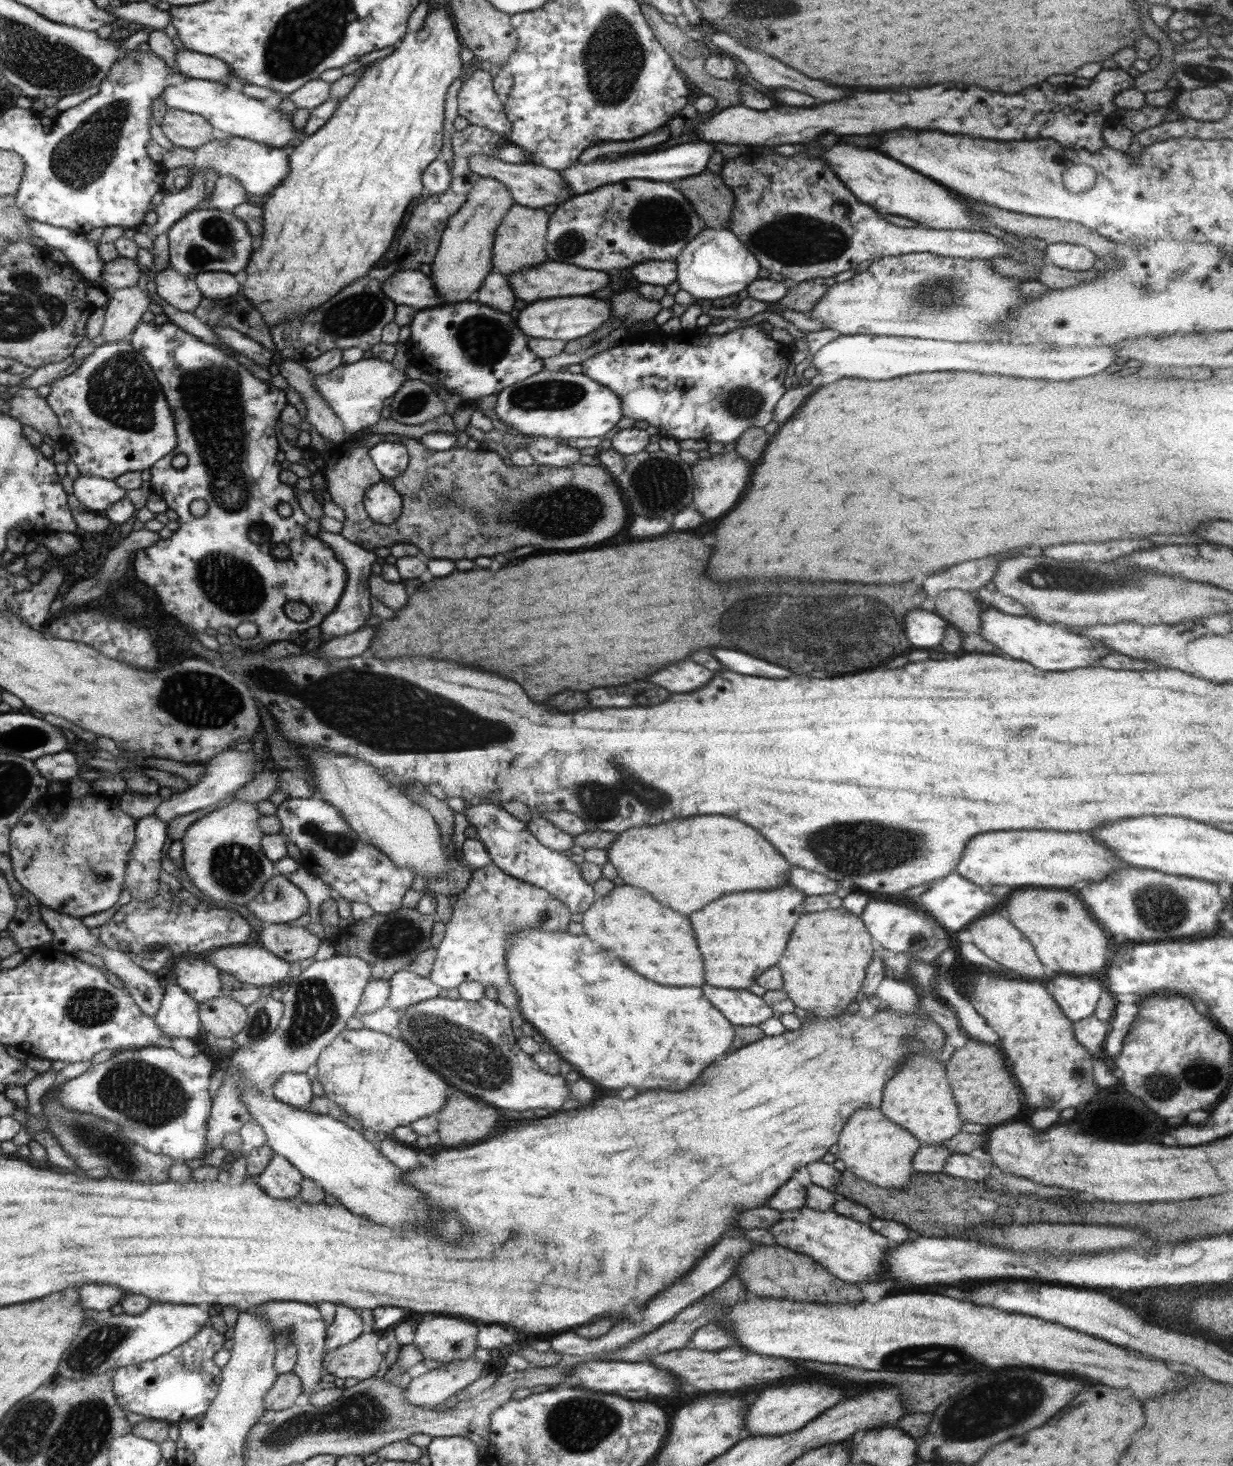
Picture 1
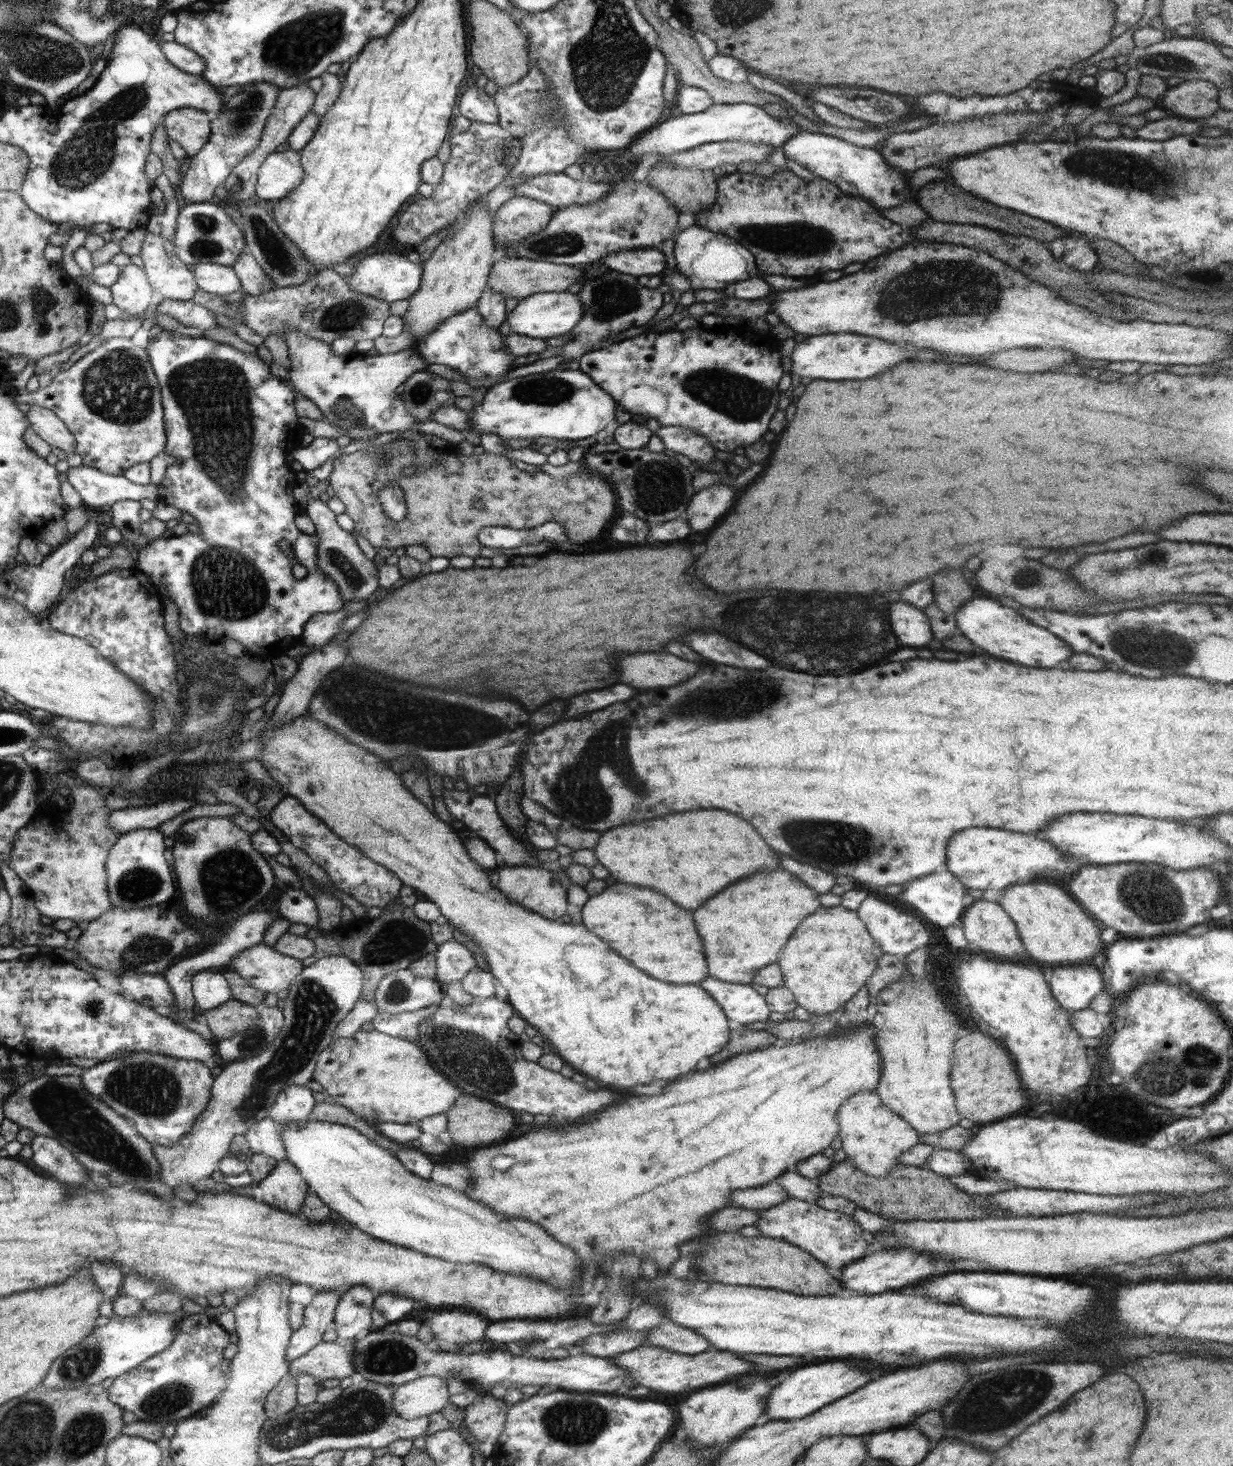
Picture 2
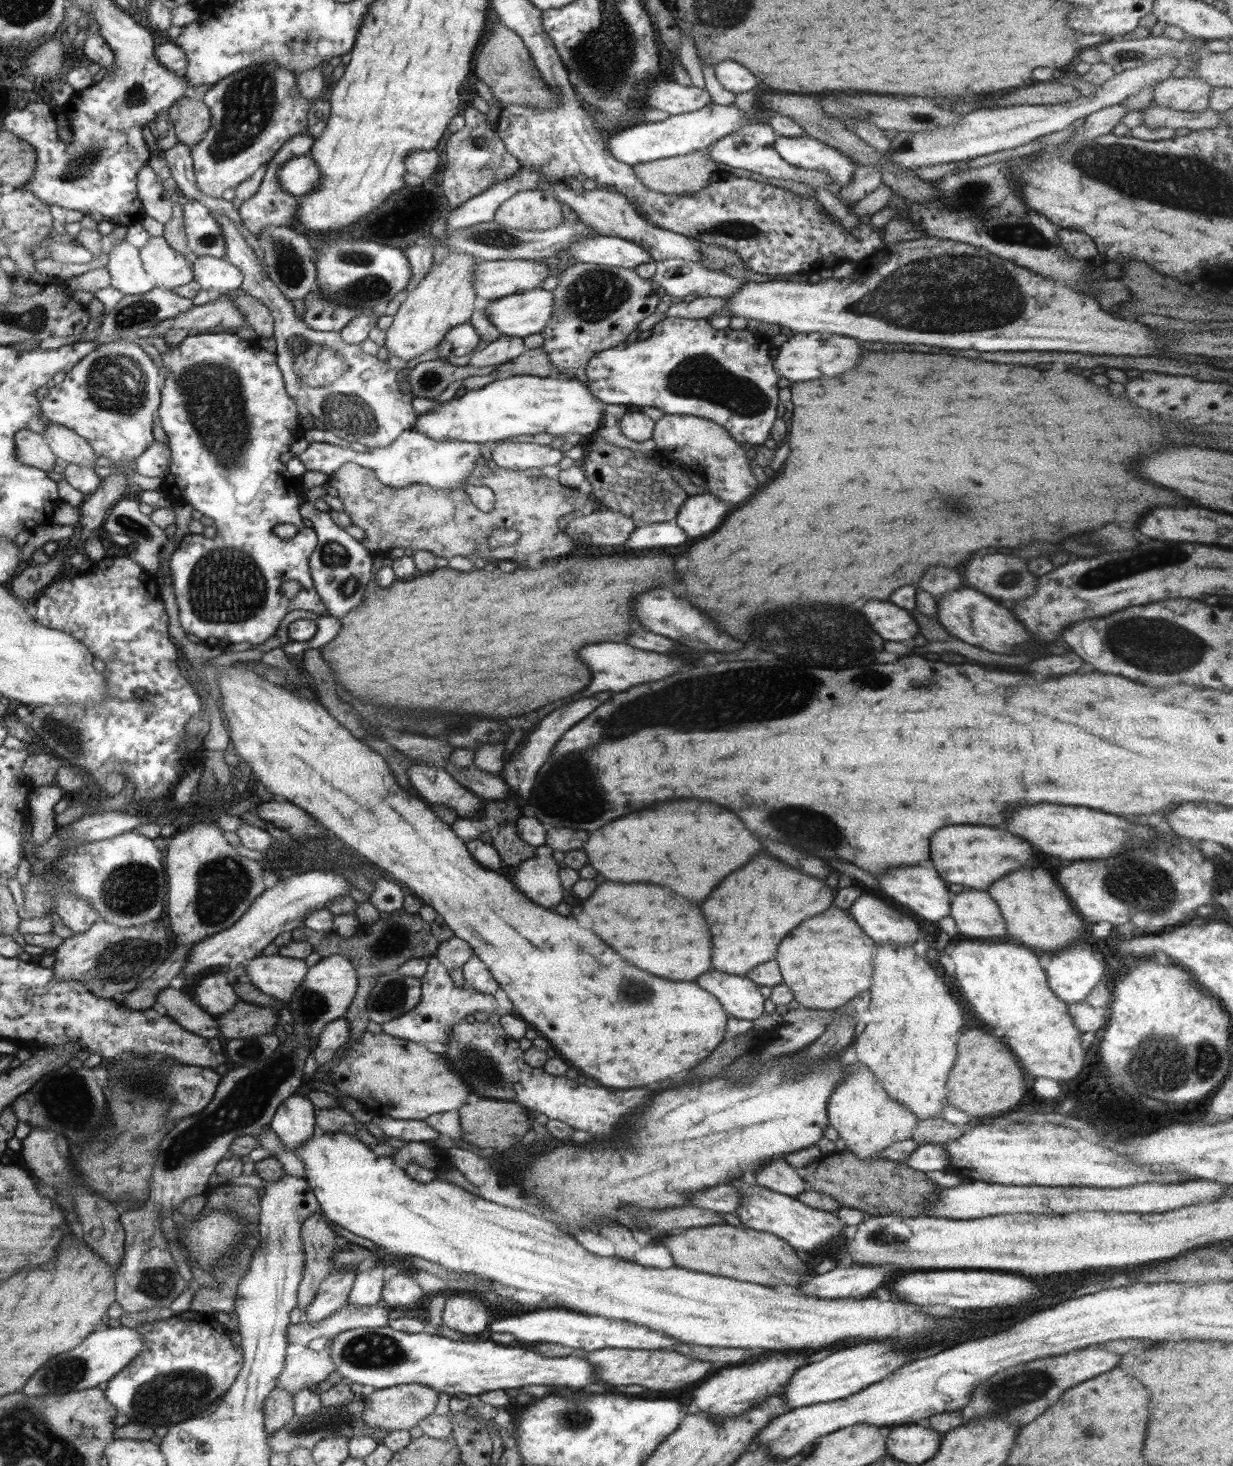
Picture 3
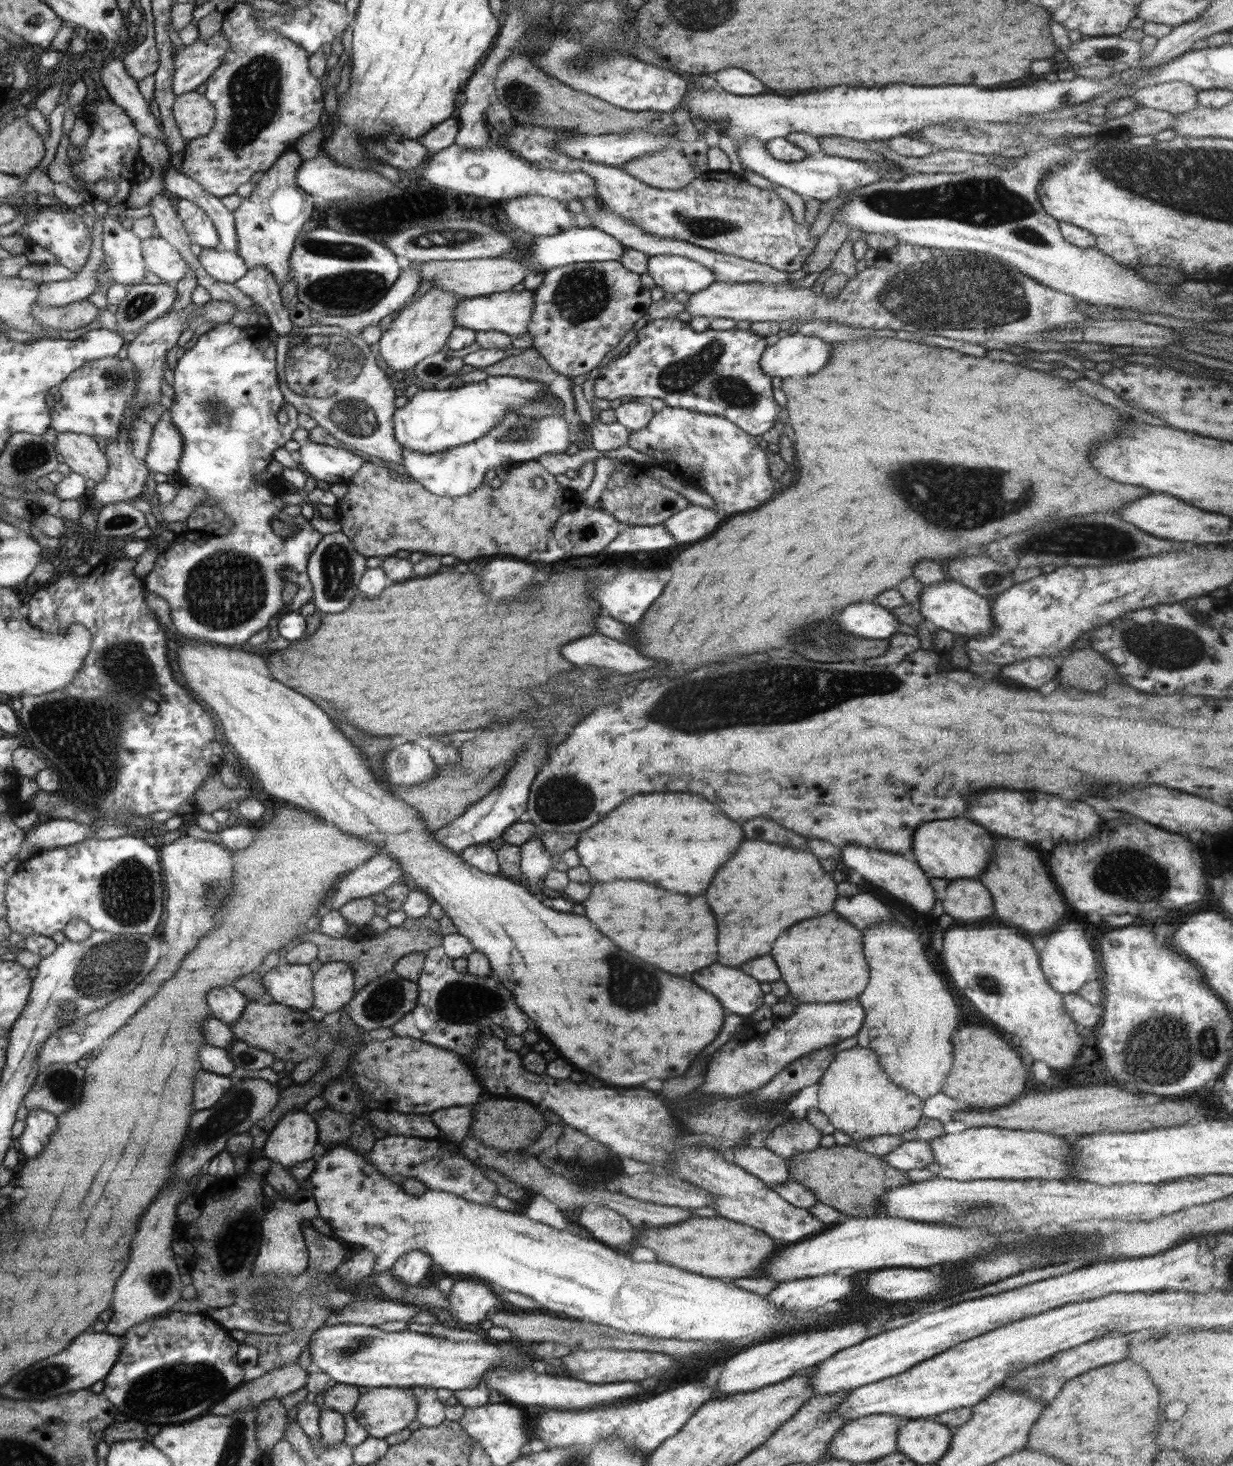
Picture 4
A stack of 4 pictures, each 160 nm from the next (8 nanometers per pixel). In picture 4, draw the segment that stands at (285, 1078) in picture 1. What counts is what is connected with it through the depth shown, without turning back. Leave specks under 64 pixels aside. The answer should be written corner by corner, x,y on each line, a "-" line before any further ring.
304,1108
281,1118
263,1146
264,1158
270,1158
287,1169
299,1167
314,1156
316,1121

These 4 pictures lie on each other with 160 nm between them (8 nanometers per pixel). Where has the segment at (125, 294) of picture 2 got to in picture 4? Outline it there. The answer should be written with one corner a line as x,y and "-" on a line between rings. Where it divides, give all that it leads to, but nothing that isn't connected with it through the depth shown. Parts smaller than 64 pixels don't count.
105,215
102,242
104,264
111,270
116,283
136,285
143,282
147,266
141,241
132,229
121,226
118,216

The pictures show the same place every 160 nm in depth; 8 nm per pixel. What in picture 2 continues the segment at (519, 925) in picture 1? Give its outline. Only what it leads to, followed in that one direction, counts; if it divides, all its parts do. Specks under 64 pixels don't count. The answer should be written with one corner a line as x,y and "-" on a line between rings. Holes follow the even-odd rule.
518,866
518,868
498,868
489,870
490,882
494,888
498,888
506,898
512,902
524,905
528,910
533,910
550,920
561,920
566,914
568,906
567,892
565,888
554,880
551,870
546,868
534,868
534,866
-
454,938
438,945
435,954
435,978
442,983
456,982
477,967
474,954
469,947

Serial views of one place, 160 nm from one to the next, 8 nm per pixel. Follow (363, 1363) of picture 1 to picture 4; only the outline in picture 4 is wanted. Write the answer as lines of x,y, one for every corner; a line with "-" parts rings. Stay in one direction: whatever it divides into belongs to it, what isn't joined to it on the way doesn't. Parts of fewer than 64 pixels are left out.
298,1363
276,1368
252,1382
245,1383
228,1395
227,1398
215,1404
211,1413
218,1416
226,1416
245,1406
256,1407
265,1400
282,1399
291,1392
304,1388
310,1378
310,1370
303,1370

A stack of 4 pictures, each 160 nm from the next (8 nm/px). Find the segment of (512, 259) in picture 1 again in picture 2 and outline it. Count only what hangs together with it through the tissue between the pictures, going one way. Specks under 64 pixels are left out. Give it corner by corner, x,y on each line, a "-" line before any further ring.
529,196
507,200
492,214
496,248
507,249
525,236
544,230
554,213
551,204

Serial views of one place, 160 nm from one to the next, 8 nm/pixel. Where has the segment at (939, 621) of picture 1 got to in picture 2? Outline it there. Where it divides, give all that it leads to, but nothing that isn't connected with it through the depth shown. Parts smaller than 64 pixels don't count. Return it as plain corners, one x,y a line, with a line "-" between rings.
902,600
888,604
888,622
892,634
900,640
902,646
924,648
934,639
929,619
923,609

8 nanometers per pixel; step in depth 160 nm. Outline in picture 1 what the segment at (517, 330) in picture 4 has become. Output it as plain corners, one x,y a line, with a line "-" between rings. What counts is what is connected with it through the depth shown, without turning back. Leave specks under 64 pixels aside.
590,295
565,296
527,303
526,307
519,312
516,323
518,328
528,337
568,342
590,335
610,317
611,304
607,299
602,300

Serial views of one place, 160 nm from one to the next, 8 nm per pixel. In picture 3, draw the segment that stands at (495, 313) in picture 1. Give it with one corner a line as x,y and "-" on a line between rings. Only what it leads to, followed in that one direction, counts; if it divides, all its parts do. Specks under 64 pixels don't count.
469,321
449,330
436,351
442,359
447,359
450,356
470,356
480,341
482,341
480,334
476,332

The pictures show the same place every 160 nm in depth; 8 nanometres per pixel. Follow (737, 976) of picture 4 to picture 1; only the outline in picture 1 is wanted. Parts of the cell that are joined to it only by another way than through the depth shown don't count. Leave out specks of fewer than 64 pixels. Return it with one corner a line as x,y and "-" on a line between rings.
710,984
702,986
708,1000
735,1026
759,1026
772,1018
773,1010
748,989
716,988

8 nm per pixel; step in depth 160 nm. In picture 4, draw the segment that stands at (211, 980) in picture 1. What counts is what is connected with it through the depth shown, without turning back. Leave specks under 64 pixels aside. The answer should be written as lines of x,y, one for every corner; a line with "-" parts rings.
232,985
213,988
209,991
207,1000
212,1008
212,1016
227,1025
237,1022
250,1002
243,992

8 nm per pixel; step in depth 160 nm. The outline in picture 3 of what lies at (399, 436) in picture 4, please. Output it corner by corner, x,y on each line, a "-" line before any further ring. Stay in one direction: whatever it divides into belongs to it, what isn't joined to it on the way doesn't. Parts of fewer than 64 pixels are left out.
500,377
482,389
469,390
426,414
420,413
412,429
438,442
495,443
536,433
578,433
590,437
604,422
605,404
586,387
586,382
572,378

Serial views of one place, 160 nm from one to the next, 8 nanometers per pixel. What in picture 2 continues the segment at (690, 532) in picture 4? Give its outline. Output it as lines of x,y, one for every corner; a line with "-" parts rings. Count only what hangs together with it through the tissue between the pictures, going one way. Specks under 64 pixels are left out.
724,484
704,487
690,499
684,519
694,531
702,532
713,528
726,512
730,510
736,498
736,488

